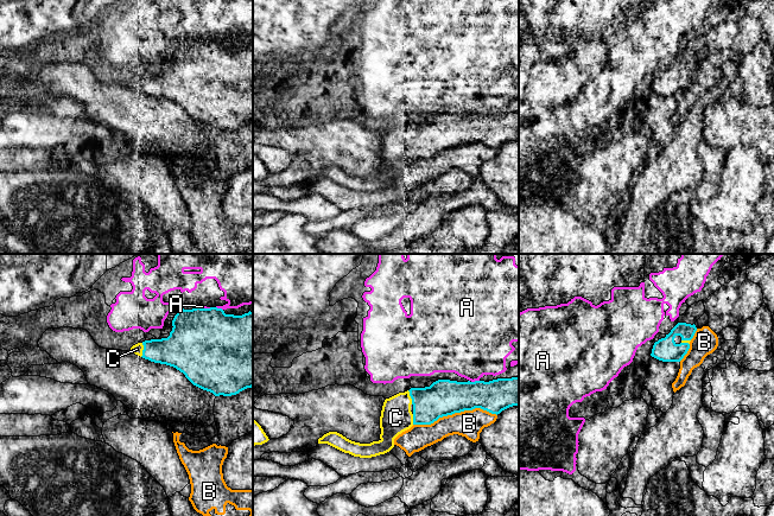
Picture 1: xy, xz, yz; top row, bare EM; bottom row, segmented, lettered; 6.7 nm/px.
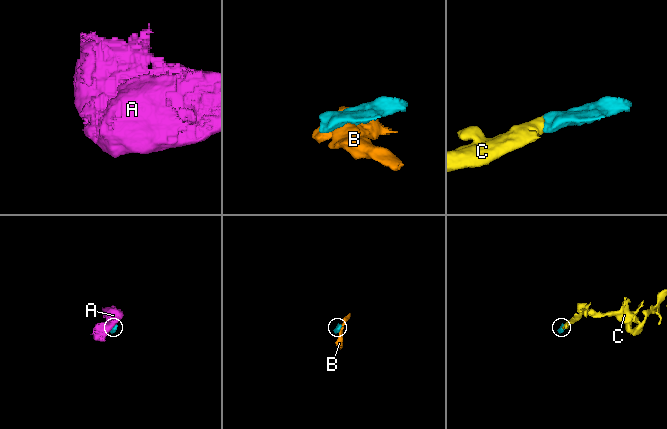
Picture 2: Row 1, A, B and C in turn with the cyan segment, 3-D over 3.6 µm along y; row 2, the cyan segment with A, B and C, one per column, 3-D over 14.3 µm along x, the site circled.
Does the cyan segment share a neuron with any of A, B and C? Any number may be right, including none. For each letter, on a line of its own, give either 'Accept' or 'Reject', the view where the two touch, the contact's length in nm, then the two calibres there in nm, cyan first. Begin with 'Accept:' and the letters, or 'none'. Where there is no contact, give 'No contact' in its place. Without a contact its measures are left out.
Accept: C
A: Reject. Touches cyan in xz. Shared border 60 nm. Thickness 240 nm (cyan) against 440 nm
B: Reject. Touches cyan in xz. Shared border 550 nm. Thickness 240 nm (cyan) against 190 nm
C: Accept. Touches cyan in xy. Shared border 100 nm. Thickness 240 nm (cyan) against 70 nm

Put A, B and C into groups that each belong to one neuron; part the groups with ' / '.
A / B / C

